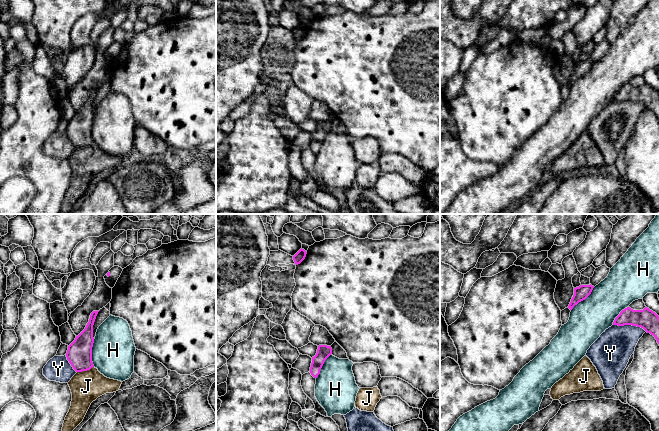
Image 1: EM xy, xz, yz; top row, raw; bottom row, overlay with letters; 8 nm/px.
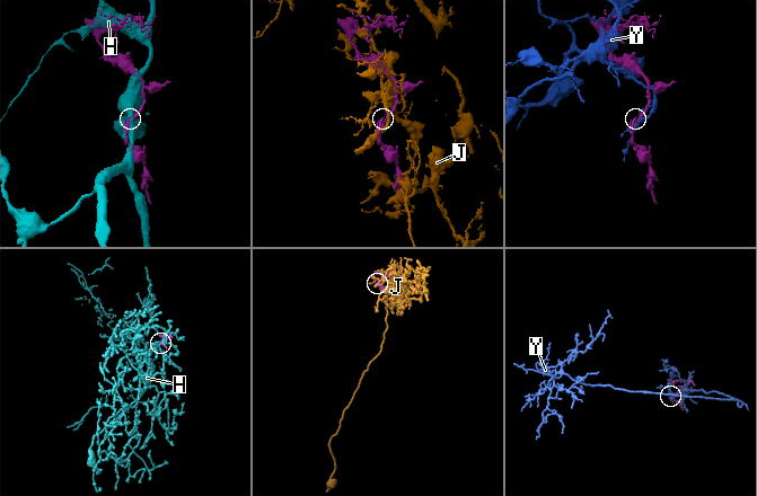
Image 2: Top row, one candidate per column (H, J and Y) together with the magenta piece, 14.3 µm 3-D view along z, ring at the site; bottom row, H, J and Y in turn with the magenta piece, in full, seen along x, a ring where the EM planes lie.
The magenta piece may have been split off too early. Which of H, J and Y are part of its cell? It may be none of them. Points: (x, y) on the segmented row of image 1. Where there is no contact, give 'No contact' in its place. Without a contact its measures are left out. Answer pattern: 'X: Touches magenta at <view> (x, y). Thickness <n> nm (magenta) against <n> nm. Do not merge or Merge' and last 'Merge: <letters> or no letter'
H: Touches magenta at xy (91, 353). Thickness 200 nm (magenta) against 340 nm. Do not merge
J: Touches magenta at xy (85, 370). Thickness 200 nm (magenta) against 260 nm. Do not merge
Y: Touches magenta at yz (630, 324). Thickness 160 nm (magenta) against 300 nm. Do not merge
Merge: no letter

